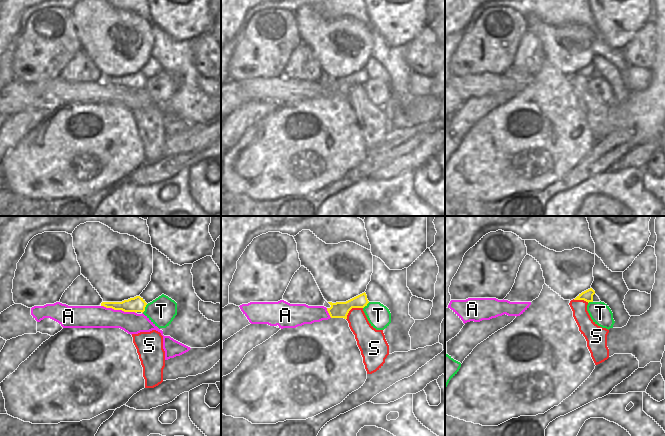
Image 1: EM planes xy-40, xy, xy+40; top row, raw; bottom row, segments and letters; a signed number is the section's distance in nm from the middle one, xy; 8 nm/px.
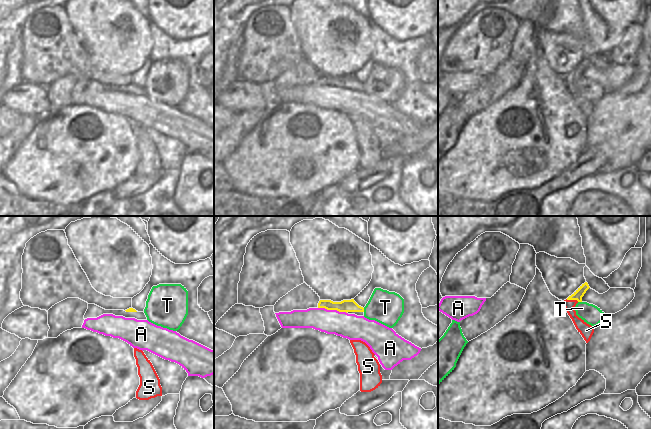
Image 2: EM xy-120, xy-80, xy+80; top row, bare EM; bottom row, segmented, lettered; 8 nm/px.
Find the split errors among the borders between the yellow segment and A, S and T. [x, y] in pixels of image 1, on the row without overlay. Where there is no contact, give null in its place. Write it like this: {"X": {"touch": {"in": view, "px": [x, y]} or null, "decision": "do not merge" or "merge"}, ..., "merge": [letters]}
{"A": {"touch": {"in": "xy-40", "px": [118, 85]}, "decision": "do not merge"}, "S": {"touch": {"in": "xy", "px": [351, 84]}, "decision": "merge"}, "T": {"touch": {"in": "xy-40", "px": [144, 84]}, "decision": "do not merge"}, "merge": ["S"]}

